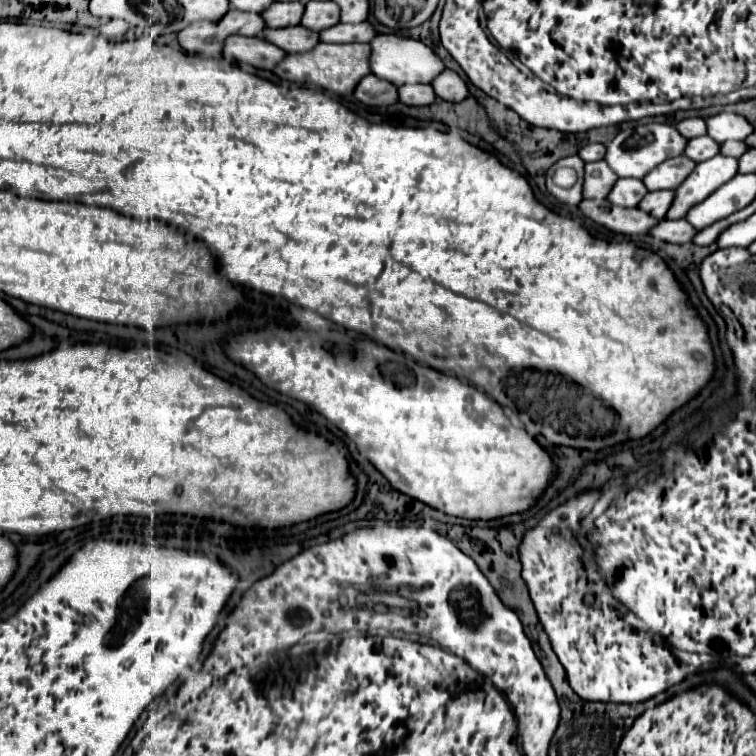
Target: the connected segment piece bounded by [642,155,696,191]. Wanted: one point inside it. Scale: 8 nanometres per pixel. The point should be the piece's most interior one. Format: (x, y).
(668, 175)

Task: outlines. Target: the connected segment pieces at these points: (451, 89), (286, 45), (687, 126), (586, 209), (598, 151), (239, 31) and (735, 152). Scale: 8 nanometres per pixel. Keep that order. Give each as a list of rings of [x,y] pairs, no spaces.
[[[444,69],[434,81],[432,81],[432,87],[434,87],[434,93],[444,99],[444,101],[452,101],[452,103],[458,103],[462,101],[466,95],[468,95],[468,87],[466,83],[450,69]]]
[[[294,25],[294,27],[284,27],[284,29],[264,29],[264,39],[274,43],[276,47],[284,49],[286,53],[302,53],[302,51],[310,51],[320,39],[318,33],[302,27],[302,25]]]
[[[698,117],[684,119],[684,121],[676,123],[676,129],[678,129],[680,135],[686,137],[686,139],[694,139],[694,137],[706,135],[706,123],[704,123],[704,119],[698,119]]]
[[[580,201],[578,209],[592,219],[594,223],[622,235],[644,235],[650,227],[658,223],[658,219],[650,217],[648,213],[640,209],[624,209],[624,207],[614,207],[606,201]]]
[[[588,143],[588,145],[584,145],[578,151],[578,157],[588,163],[588,161],[600,161],[604,157],[604,153],[606,153],[604,145],[600,145],[600,143]]]
[[[230,9],[220,21],[218,21],[220,29],[226,35],[246,35],[246,37],[254,37],[264,29],[264,19],[258,13],[246,13],[246,11],[238,11],[238,9]]]
[[[724,141],[720,145],[720,153],[728,155],[728,157],[740,157],[746,149],[748,149],[748,145],[744,141]]]

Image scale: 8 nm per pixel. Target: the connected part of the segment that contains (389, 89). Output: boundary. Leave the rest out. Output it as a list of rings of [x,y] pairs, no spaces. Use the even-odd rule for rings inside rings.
[[[366,75],[354,89],[354,97],[366,105],[392,105],[398,101],[396,85],[378,79],[376,75]]]

